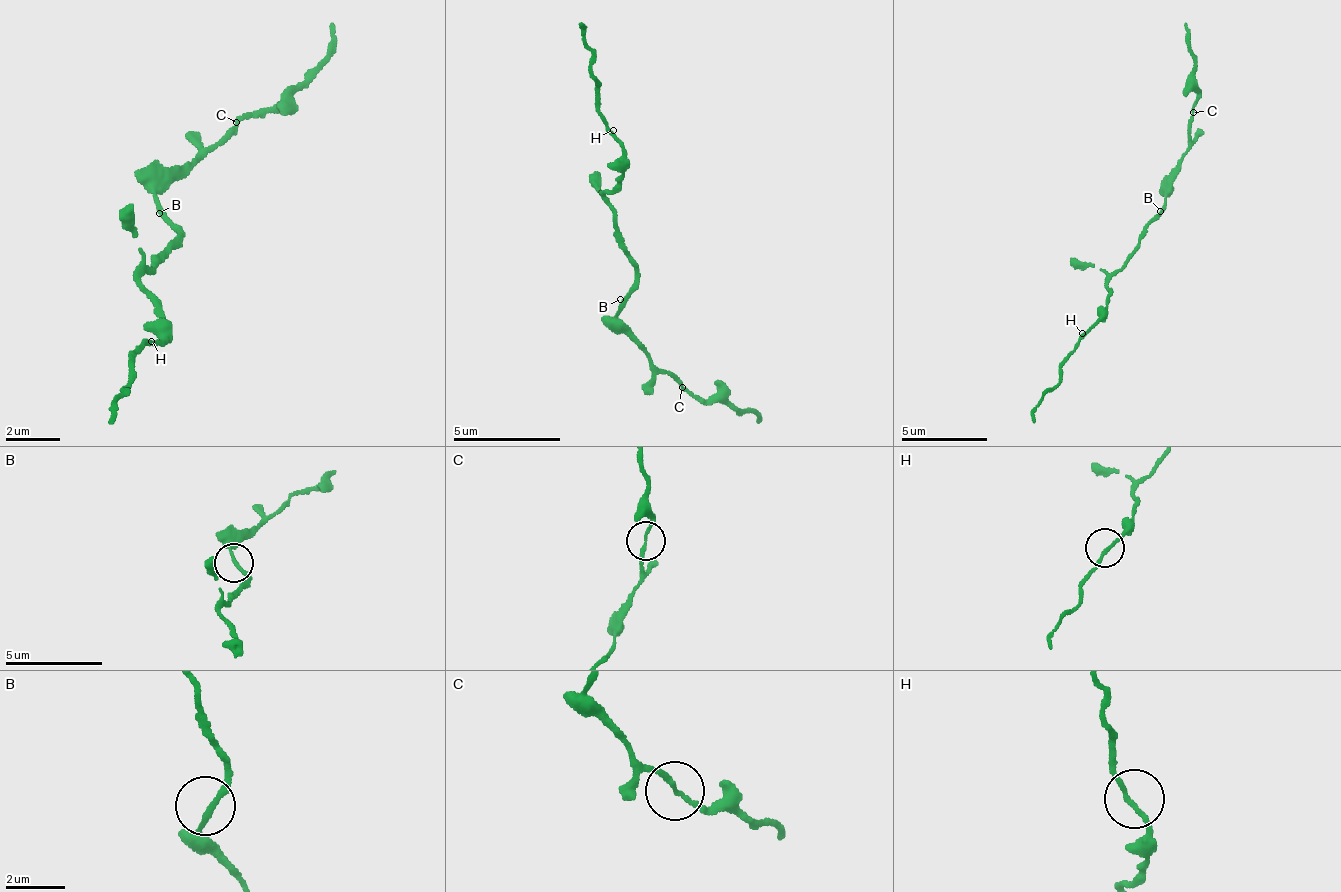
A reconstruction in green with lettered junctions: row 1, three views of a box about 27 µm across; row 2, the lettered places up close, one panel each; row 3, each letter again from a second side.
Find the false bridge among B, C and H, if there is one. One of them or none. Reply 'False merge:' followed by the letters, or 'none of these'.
False merge: C

